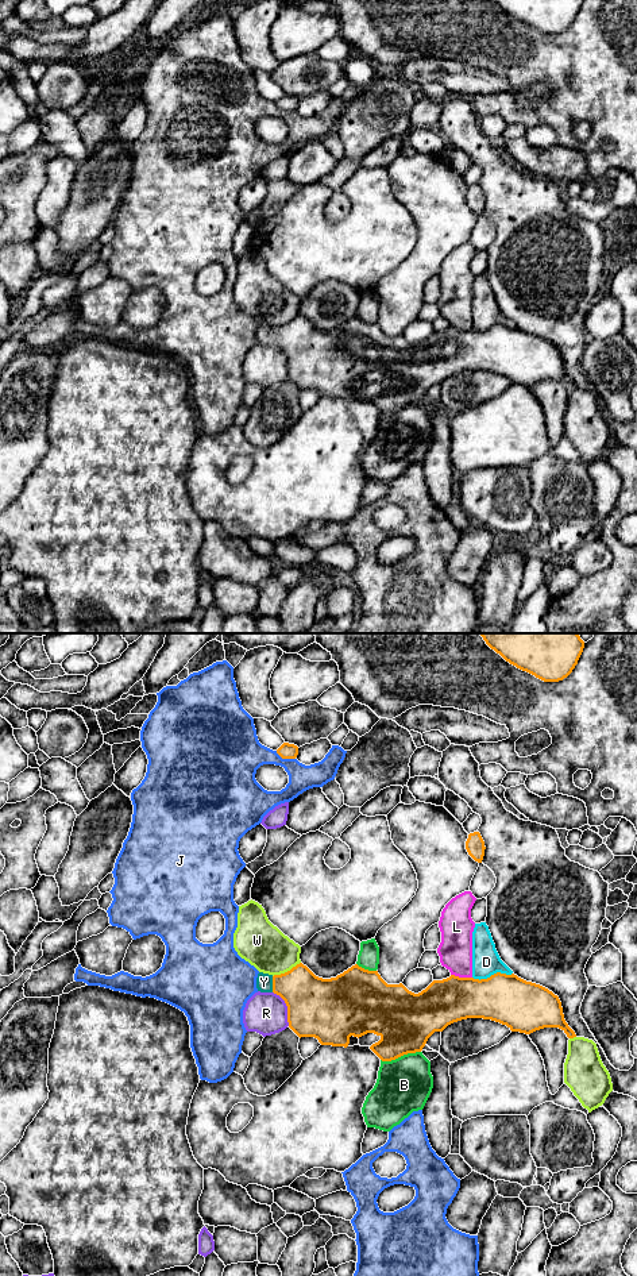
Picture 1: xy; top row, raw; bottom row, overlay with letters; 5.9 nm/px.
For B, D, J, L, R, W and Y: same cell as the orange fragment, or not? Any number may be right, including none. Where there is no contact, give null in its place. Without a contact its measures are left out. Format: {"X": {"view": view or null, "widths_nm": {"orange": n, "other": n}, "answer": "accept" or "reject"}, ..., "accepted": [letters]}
{"B": {"view": "xy", "widths_nm": {"orange": 340, "other": 320}, "answer": "reject"}, "D": {"view": "xy", "widths_nm": {"orange": 300, "other": 170}, "answer": "reject"}, "J": {"view": "xy", "widths_nm": {"orange": 100, "other": 240}, "answer": "reject"}, "L": {"view": "xy", "widths_nm": {"orange": 280, "other": 200}, "answer": "reject"}, "R": {"view": "xy", "widths_nm": {"orange": 380, "other": 260}, "answer": "reject"}, "W": {"view": "xy", "widths_nm": {"orange": 320, "other": 280}, "answer": "reject"}, "Y": {"view": "xy", "widths_nm": {"orange": 300, "other": 100}, "answer": "accept"}, "accepted": ["Y"]}

